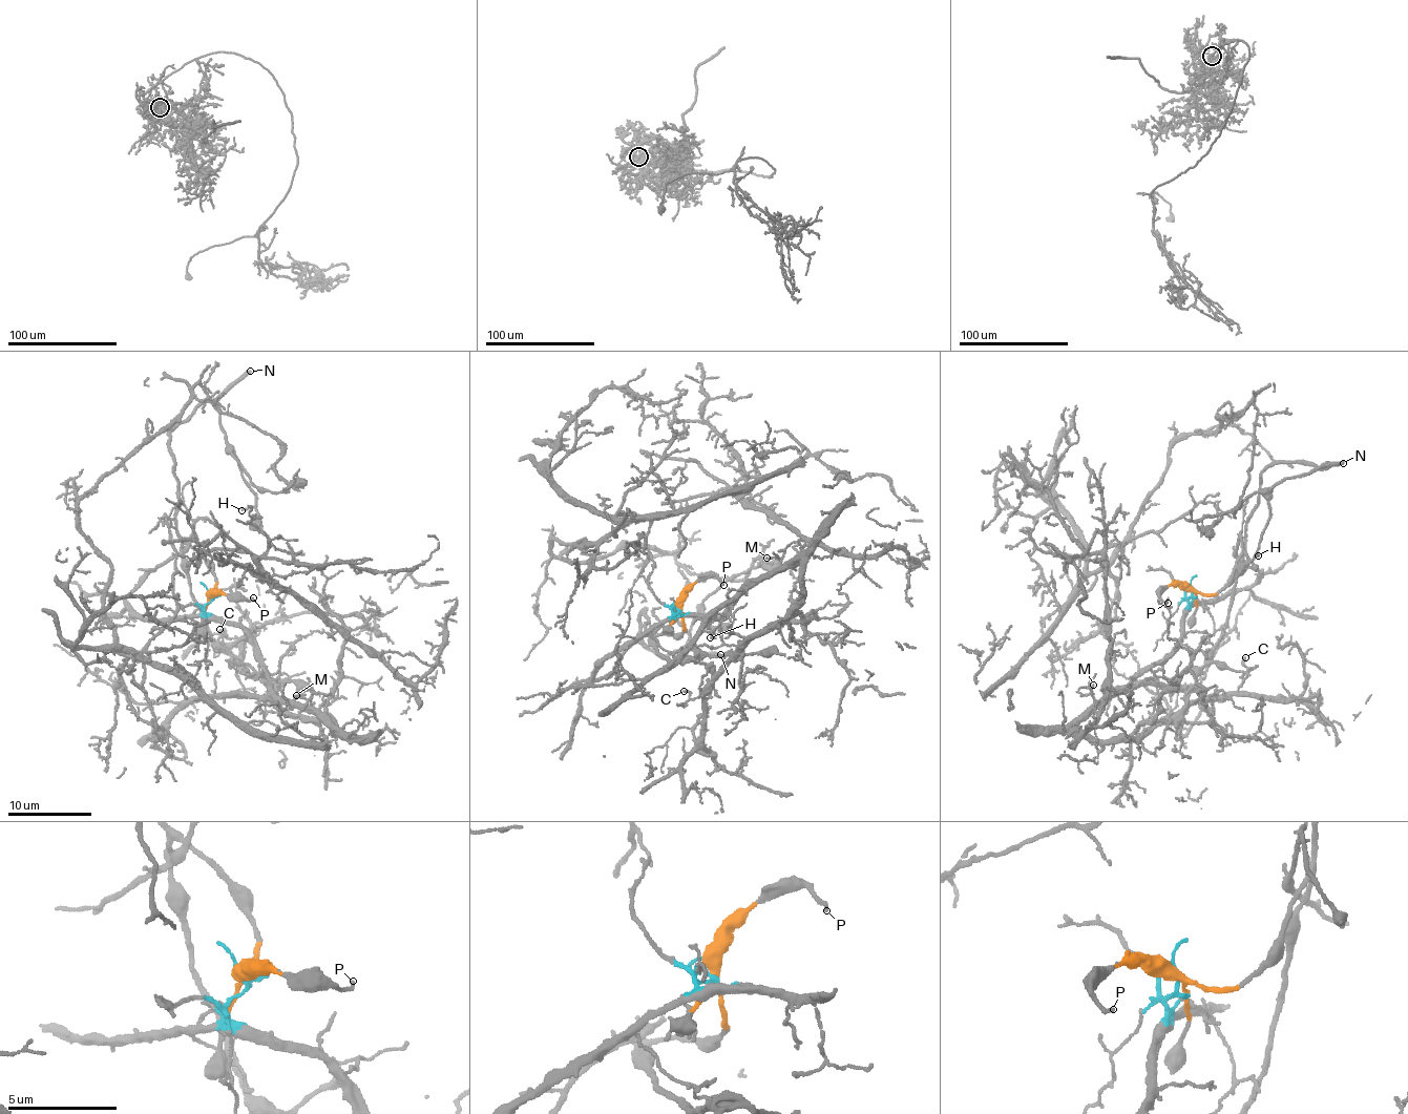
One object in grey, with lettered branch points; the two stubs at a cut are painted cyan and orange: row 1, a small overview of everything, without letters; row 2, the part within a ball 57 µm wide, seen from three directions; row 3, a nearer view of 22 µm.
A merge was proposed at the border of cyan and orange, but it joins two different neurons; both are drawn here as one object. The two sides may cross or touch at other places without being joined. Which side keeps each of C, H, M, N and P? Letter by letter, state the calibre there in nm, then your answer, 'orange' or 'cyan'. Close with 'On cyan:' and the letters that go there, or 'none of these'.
C: 140 nm | cyan
H: 120 nm | orange
M: 130 nm | cyan
N: 280 nm | orange
P: 180 nm | orange
On cyan: C, M

